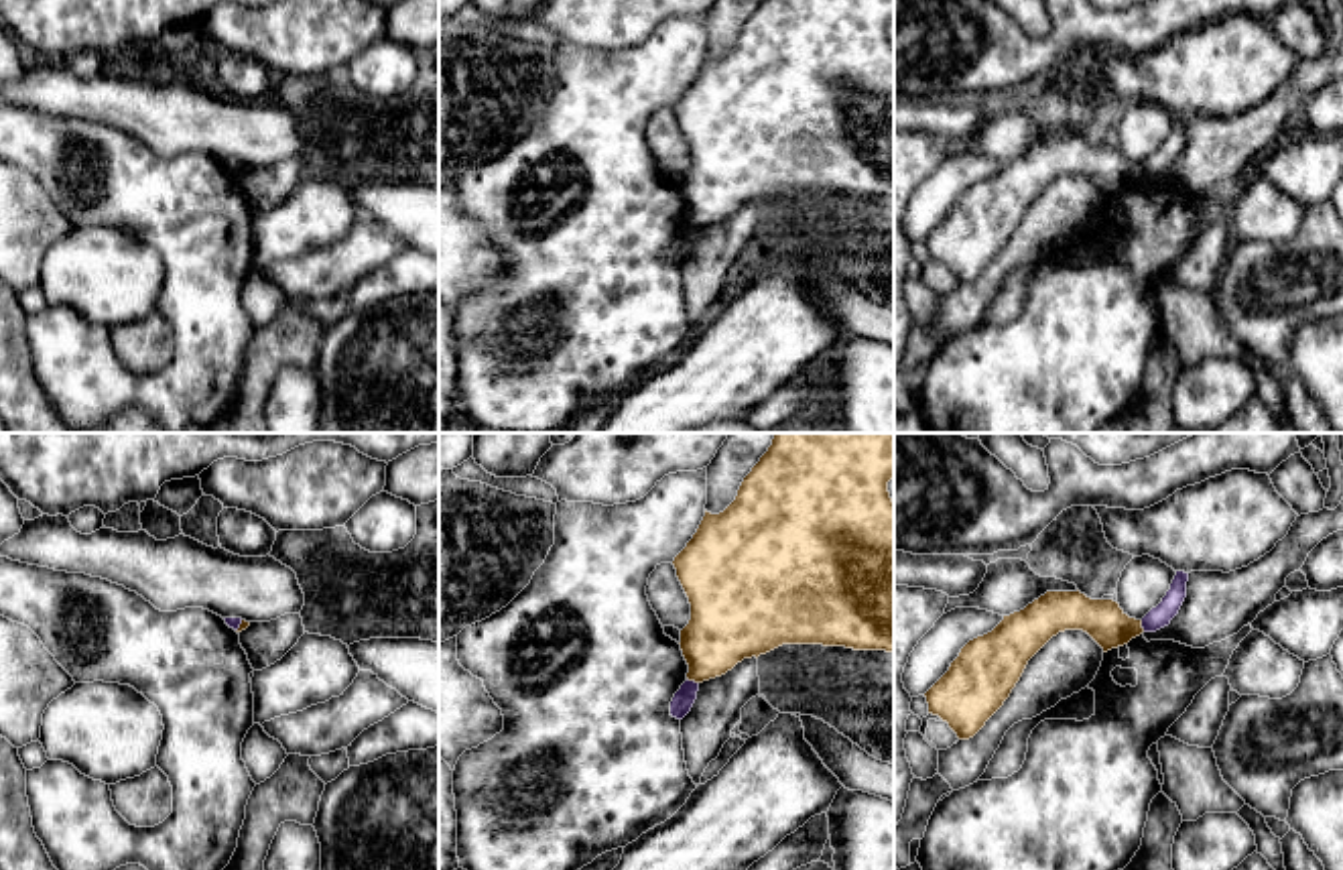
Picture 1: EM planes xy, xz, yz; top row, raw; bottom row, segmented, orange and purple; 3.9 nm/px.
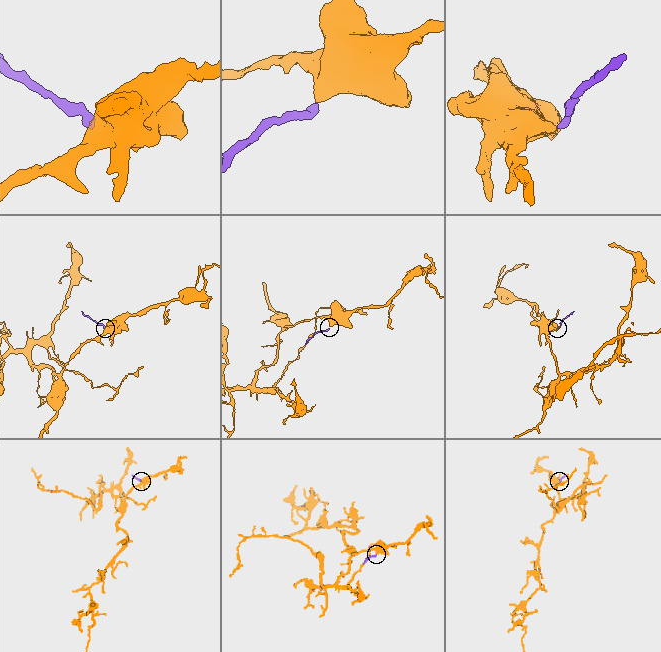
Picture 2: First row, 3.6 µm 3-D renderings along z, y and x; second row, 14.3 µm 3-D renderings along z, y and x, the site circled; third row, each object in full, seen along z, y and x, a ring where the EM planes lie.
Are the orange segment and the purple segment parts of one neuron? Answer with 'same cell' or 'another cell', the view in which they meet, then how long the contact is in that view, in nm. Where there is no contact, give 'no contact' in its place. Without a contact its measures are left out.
another cell; contact in xz; length 50 nm

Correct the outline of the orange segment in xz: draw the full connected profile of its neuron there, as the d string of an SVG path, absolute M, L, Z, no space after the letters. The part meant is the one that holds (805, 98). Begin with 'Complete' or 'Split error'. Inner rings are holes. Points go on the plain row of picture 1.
Complete. M762 0L723 57L705 55L697 77L673 106L691 148L679 187L689 209L687 224L703 228L721 222L744 203L782 189L894 197L892 22L894 0Z

